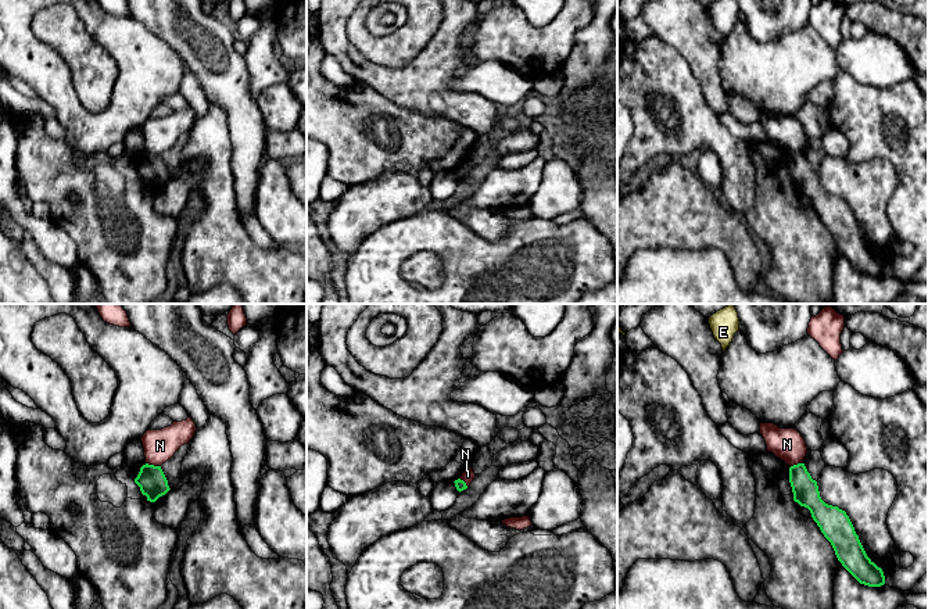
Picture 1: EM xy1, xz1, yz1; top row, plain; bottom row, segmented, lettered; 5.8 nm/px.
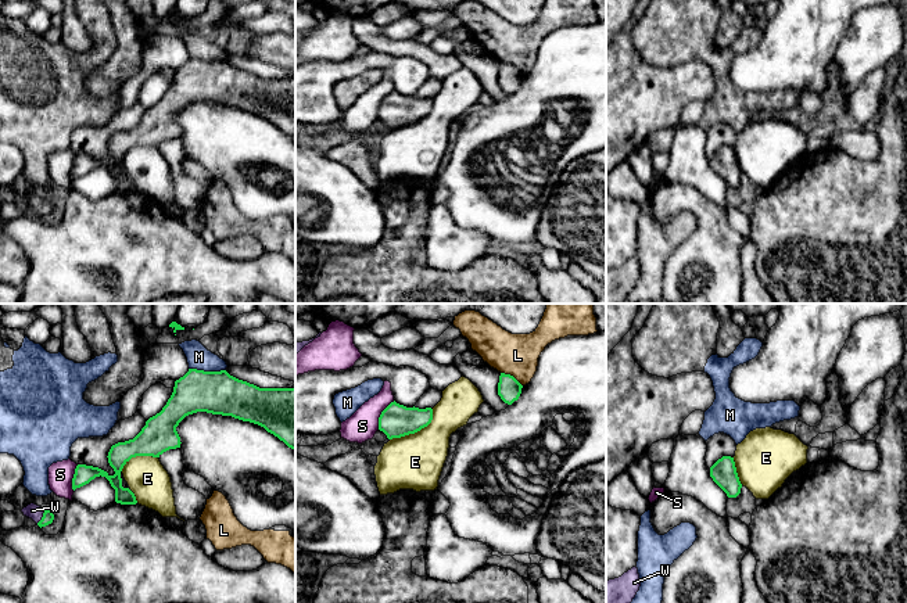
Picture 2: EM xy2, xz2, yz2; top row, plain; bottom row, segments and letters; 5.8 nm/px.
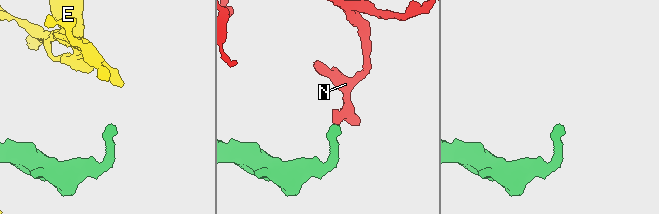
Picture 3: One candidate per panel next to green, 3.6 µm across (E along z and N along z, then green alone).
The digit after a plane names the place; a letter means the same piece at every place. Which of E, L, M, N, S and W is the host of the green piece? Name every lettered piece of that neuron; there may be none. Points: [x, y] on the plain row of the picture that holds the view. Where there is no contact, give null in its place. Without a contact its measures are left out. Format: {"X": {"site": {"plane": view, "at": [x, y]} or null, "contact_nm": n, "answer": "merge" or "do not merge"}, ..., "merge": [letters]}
{"E": {"site": {"plane": "xz2", "at": [416, 121]}, "contact_nm": 320, "answer": "do not merge"}, "L": {"site": {"plane": "xz2", "at": [512, 65]}, "contact_nm": 150, "answer": "do not merge"}, "M": {"site": {"plane": "xy2", "at": [207, 61]}, "contact_nm": 220, "answer": "do not merge"}, "N": {"site": {"plane": "xy1", "at": [153, 154]}, "contact_nm": 90, "answer": "do not merge"}, "S": {"site": {"plane": "xz2", "at": [380, 104]}, "contact_nm": 190, "answer": "do not merge"}, "W": {"site": {"plane": "xy2", "at": [42, 207]}, "contact_nm": 90, "answer": "merge"}, "merge": ["W"]}

